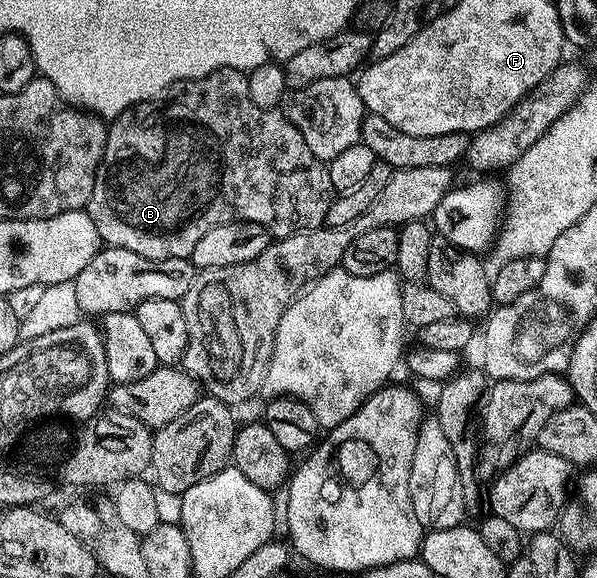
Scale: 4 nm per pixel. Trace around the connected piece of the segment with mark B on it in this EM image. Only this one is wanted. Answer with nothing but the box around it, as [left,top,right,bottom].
[102,67,334,259]

